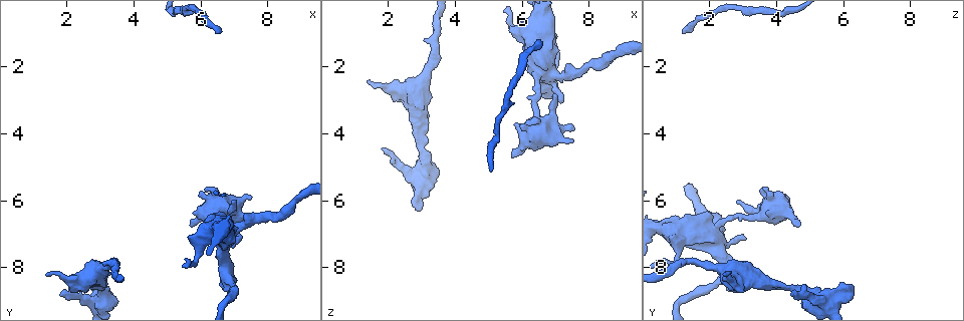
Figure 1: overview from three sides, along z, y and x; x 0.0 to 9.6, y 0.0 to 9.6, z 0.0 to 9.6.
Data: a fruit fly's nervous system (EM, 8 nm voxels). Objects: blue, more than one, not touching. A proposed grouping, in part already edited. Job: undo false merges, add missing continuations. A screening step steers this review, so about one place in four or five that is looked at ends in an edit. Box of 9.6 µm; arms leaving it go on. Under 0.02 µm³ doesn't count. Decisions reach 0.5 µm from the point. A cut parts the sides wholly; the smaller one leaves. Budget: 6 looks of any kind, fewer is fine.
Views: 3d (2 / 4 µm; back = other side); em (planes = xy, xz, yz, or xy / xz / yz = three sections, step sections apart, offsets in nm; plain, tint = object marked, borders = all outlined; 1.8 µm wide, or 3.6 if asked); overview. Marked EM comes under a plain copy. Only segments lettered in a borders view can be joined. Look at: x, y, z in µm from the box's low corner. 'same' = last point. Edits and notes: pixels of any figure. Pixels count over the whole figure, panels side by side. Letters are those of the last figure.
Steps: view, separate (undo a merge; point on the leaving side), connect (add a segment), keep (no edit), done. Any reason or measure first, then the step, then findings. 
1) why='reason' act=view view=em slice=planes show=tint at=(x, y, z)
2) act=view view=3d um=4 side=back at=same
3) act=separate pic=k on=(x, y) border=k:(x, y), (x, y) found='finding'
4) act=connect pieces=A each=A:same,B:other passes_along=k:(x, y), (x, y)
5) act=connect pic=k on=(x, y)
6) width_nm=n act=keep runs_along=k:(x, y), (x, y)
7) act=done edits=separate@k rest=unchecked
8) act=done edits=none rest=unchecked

why='sharp bend' act=view view=em um=3.6 slice=planes show=borders at=(3.00, 8.15, 2.40)

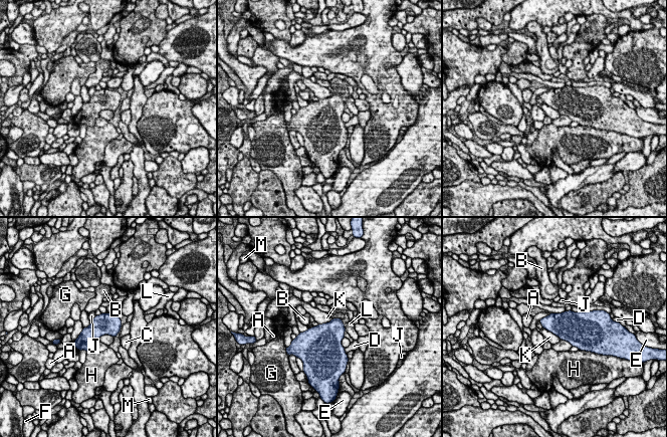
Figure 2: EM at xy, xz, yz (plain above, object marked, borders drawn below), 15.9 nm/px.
act=keep each=A:other,B:other,C:other,D:other,E:other,F:other,G:other,H:other,J:other,K:other,L:other,M:other border=2:(114, 338), (102, 335), (97, 341) found='all the same neuron'

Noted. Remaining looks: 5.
why='free end' act=view view=em slice=planes show=borders at=(5.80, 6.25, 3.80)

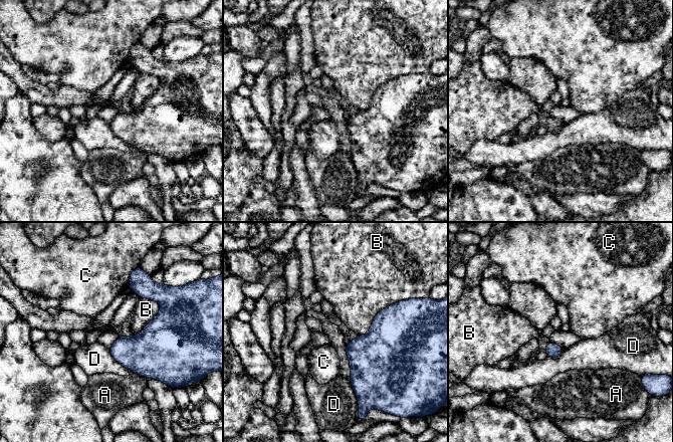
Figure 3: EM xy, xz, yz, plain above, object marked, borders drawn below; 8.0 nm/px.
act=keep each=A:other,B:other,C:other,D:other found='none of them fits'

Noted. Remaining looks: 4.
why='tapers out' act=view view=3d um=4 at=(6.50, 0.90, 1.10)

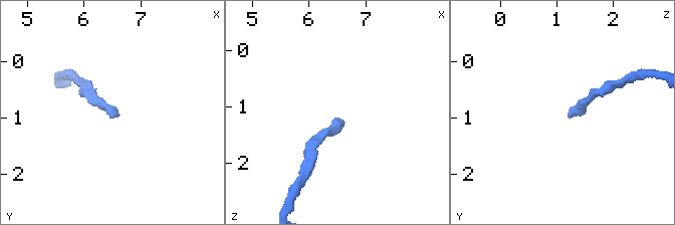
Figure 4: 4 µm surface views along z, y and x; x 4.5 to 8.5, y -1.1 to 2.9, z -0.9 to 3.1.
why='need the tissue' act=view view=em slice=yz step=8 show=tint at=(6.50, 0.95, 1.15)

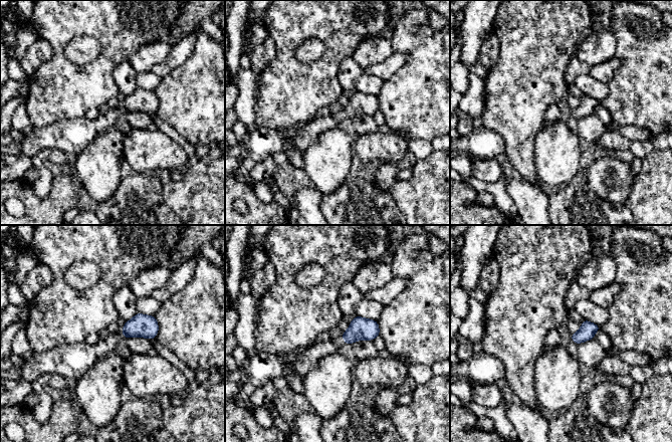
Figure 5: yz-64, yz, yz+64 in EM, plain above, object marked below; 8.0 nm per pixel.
act=view view=em slice=planes show=borders at=same

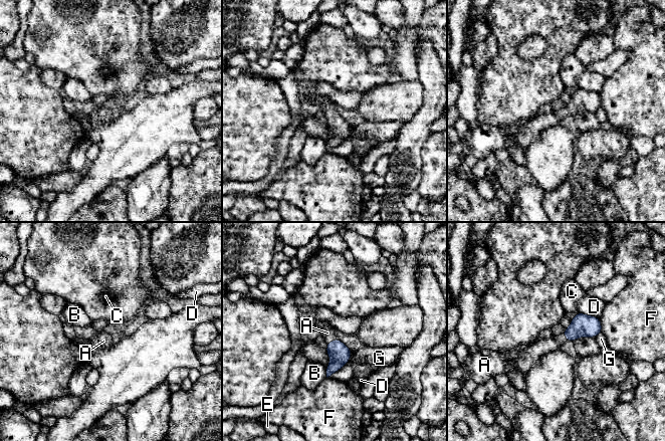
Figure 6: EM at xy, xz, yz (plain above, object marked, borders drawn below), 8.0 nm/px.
act=connect pieces=A each=A:same,B:other,C:other,D:other,E:other,F:other,G:other passes_along=6:(339, 353), (333, 341), (327, 333) found='the neuron continues'

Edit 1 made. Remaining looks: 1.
act=done edits=connect@6 rest=unchecked

